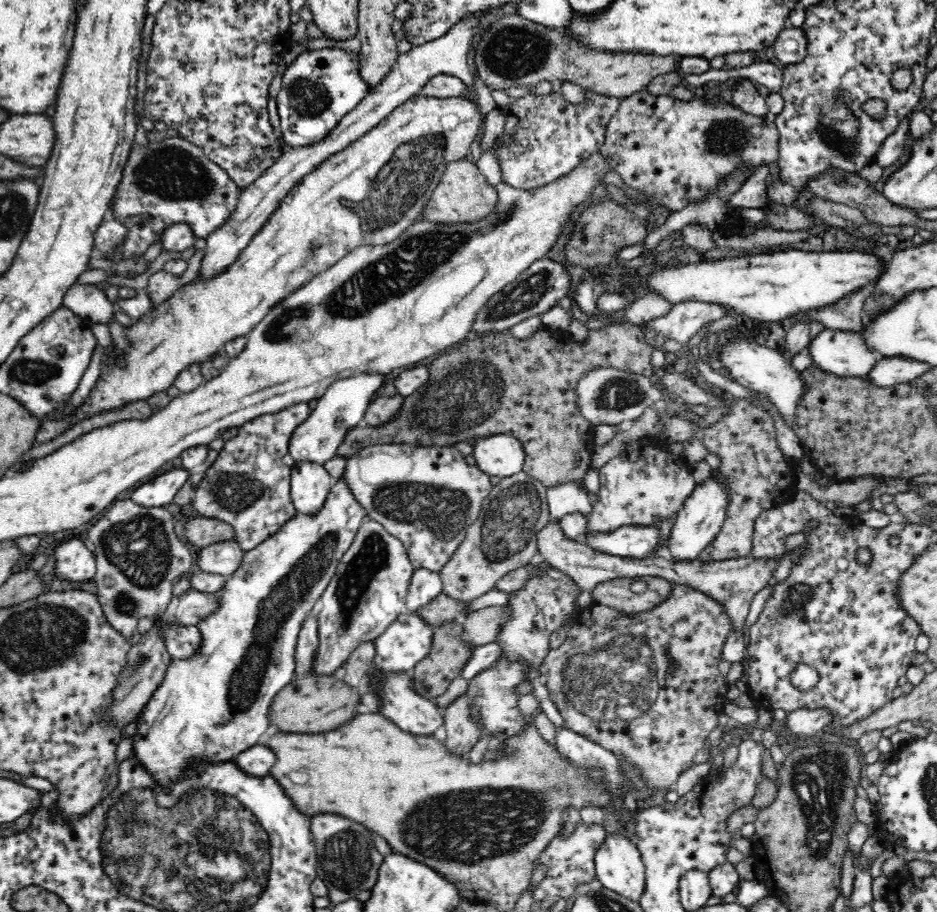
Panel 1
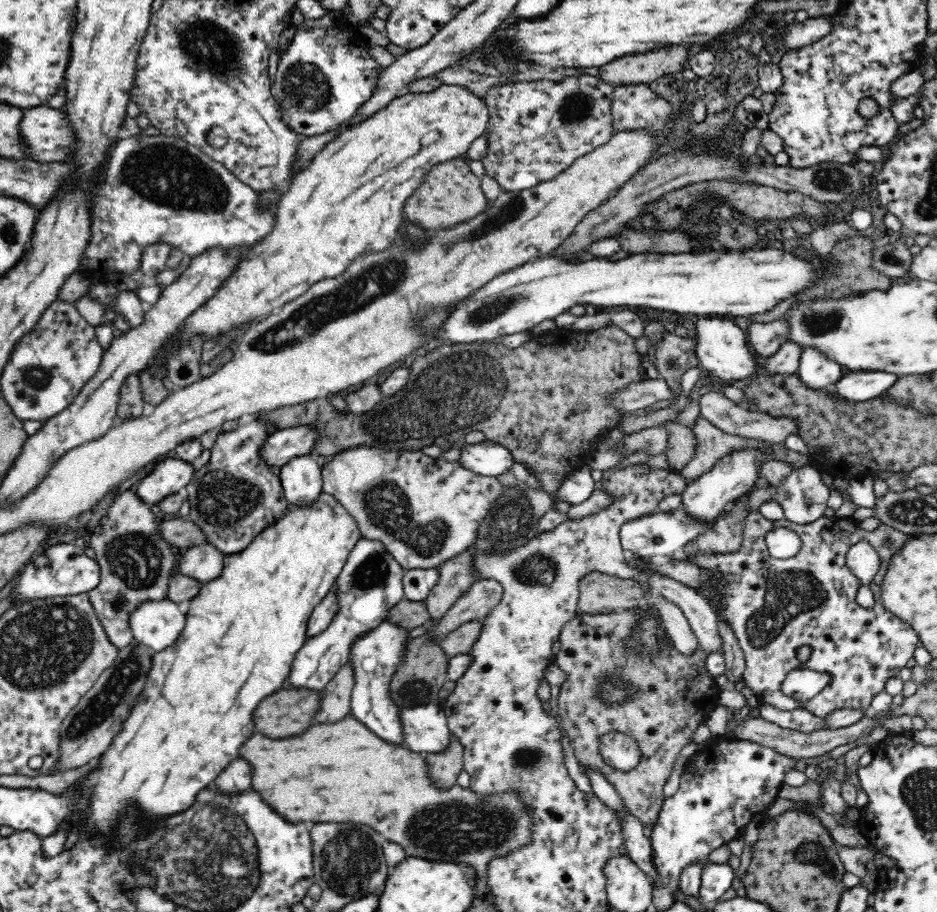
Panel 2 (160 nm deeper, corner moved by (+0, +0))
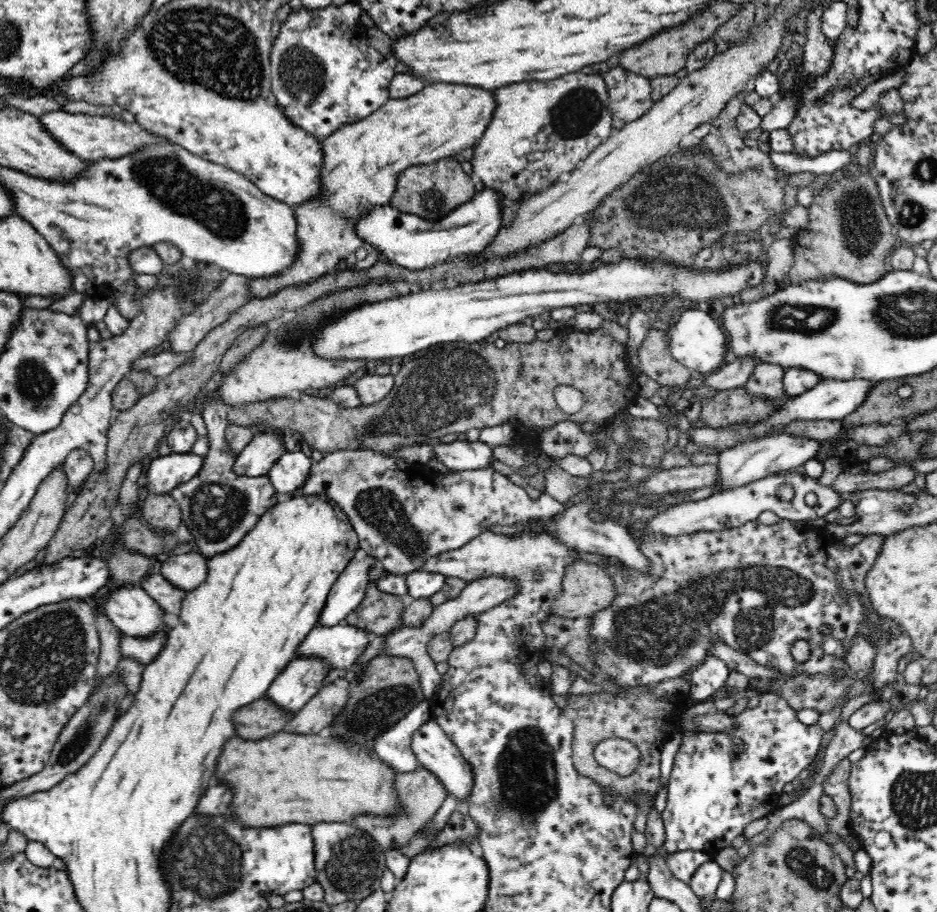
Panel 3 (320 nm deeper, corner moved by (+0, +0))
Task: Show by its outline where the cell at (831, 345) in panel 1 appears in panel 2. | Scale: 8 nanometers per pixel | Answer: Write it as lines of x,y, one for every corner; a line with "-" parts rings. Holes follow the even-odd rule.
806,347
798,360
798,379
810,389
830,388
846,372
838,363
826,359
820,351

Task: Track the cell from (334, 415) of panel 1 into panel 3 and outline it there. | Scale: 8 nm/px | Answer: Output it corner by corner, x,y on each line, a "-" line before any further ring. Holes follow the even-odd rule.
267,432
257,433
251,436
245,448
235,456
232,471
236,476
264,476
269,468
285,454
286,448
282,438

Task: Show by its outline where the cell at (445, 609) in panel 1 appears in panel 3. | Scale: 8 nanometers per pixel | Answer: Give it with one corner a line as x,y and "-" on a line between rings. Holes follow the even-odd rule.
370,582
360,606
350,612
342,623
375,636
388,634
394,628
400,628
405,599
380,591
374,582

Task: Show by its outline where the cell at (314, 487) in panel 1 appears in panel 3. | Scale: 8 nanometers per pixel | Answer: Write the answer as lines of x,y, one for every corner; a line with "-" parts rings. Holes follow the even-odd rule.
286,451
272,464
267,477
281,498
297,496
296,490
304,486
312,462
313,459
302,452

